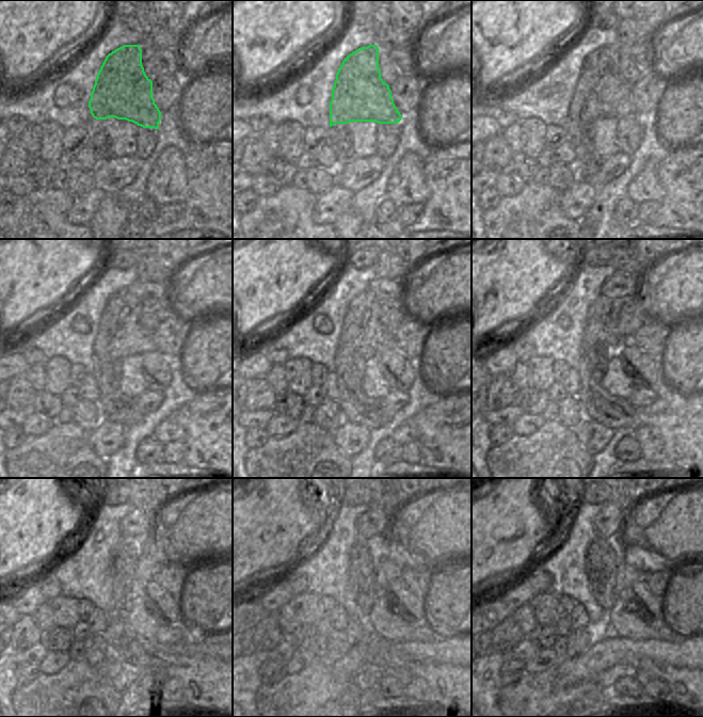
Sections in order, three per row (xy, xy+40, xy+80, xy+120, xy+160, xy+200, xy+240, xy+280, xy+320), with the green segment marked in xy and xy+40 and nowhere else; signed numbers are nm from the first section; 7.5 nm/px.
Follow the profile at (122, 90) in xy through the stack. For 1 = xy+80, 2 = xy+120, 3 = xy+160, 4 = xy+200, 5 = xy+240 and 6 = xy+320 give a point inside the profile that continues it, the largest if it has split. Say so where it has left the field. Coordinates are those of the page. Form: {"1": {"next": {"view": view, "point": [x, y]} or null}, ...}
{"1": {"next": {"view": "xy+80", "point": [601, 93]}}, "2": {"next": {"view": "xy+120", "point": [120, 334]}}, "3": {"next": {"view": "xy+160", "point": [362, 332]}}, "4": {"next": {"view": "xy+200", "point": [601, 339]}}, "5": {"next": {"view": "xy+240", "point": [125, 556]}}, "6": {"next": {"view": "xy+320", "point": [603, 555]}}}

